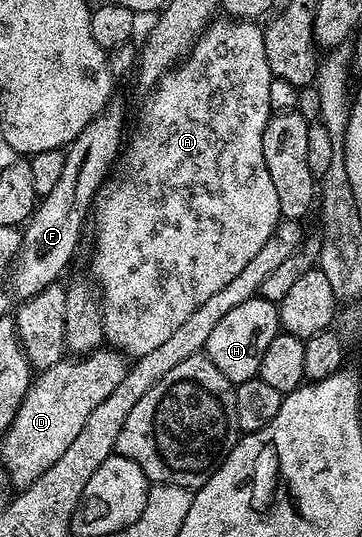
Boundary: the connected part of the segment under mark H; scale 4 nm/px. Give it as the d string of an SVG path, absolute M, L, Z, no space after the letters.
M260 296L243 300L243 304L231 308L231 312L227 312L227 316L215 324L203 353L211 360L211 364L215 364L215 368L219 368L219 372L223 372L223 376L227 376L229 382L246 382L260 375L263 352L267 352L271 340L275 340L280 330L278 303L268 302Z

